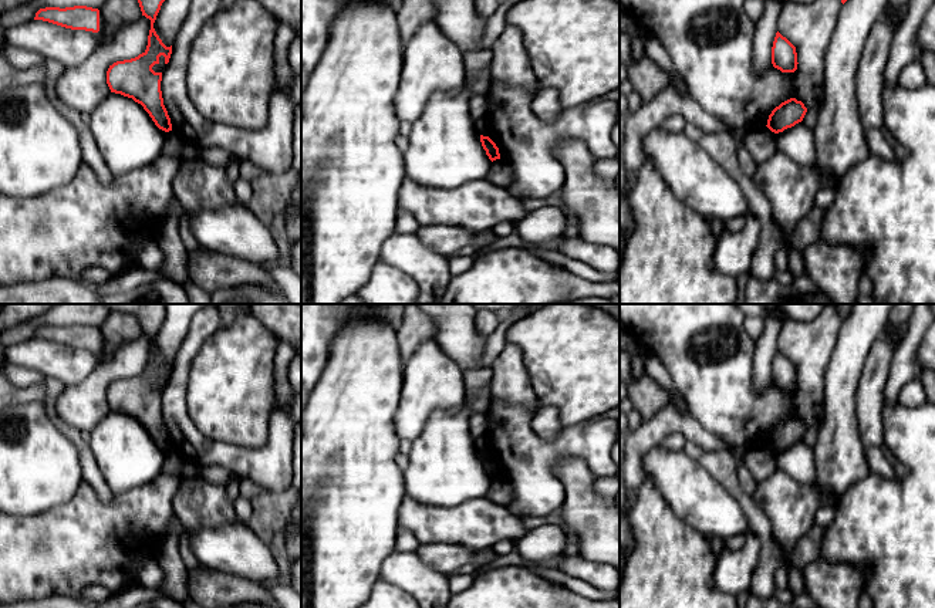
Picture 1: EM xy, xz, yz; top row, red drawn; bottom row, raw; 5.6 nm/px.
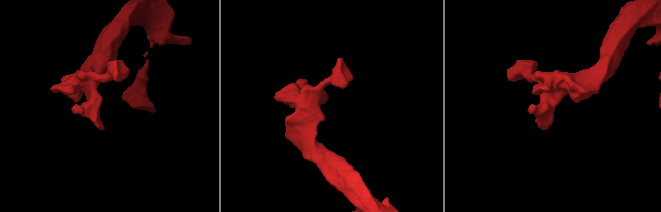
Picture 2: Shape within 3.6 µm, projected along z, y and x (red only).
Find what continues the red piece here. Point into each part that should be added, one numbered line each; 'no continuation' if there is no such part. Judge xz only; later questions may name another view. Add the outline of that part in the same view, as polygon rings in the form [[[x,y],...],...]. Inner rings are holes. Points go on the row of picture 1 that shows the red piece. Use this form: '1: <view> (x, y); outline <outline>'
no continuation

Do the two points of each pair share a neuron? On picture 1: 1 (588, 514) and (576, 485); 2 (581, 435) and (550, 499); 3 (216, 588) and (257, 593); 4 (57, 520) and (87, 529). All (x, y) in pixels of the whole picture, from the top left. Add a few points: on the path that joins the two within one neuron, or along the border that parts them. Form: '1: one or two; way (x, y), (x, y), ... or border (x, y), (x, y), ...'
1: one; way (583, 507), (580, 492)
2: one; way (564, 448), (549, 463), (549, 482)
3: one; way (226, 590), (247, 591)
4: one; way (64, 527), (80, 529)

